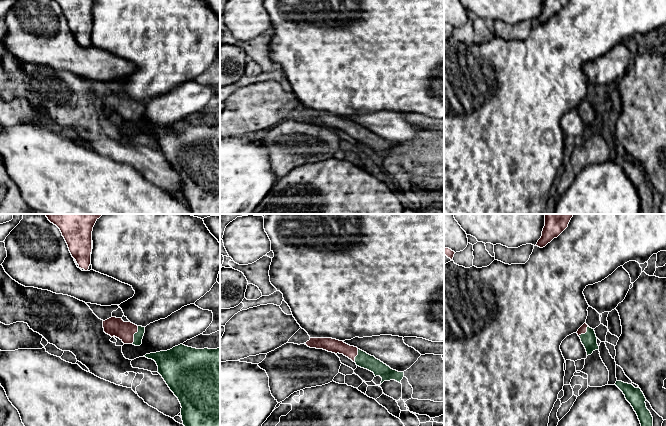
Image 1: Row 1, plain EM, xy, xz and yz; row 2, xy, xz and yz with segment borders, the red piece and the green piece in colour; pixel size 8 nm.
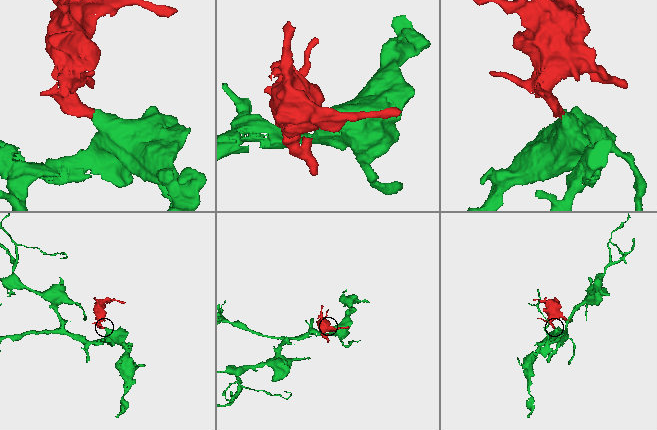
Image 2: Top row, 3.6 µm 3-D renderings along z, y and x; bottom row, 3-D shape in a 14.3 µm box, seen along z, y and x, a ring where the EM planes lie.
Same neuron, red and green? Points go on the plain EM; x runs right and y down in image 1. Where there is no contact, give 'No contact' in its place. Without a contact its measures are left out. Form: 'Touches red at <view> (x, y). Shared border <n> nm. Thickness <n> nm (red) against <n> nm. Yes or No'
Touches red at xy (133, 111). Shared border 150 nm. Thickness 150 nm (red) against 70 nm. Yes

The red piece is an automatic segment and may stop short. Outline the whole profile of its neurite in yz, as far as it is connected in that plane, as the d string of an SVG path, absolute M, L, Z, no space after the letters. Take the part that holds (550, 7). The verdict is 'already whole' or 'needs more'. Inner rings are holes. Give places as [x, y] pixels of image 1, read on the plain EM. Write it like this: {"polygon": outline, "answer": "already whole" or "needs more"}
{"polygon": "M545 0L542 12L538 16L536 22L543 24L554 14L557 14L566 4L568 0Z", "answer": "already whole"}

